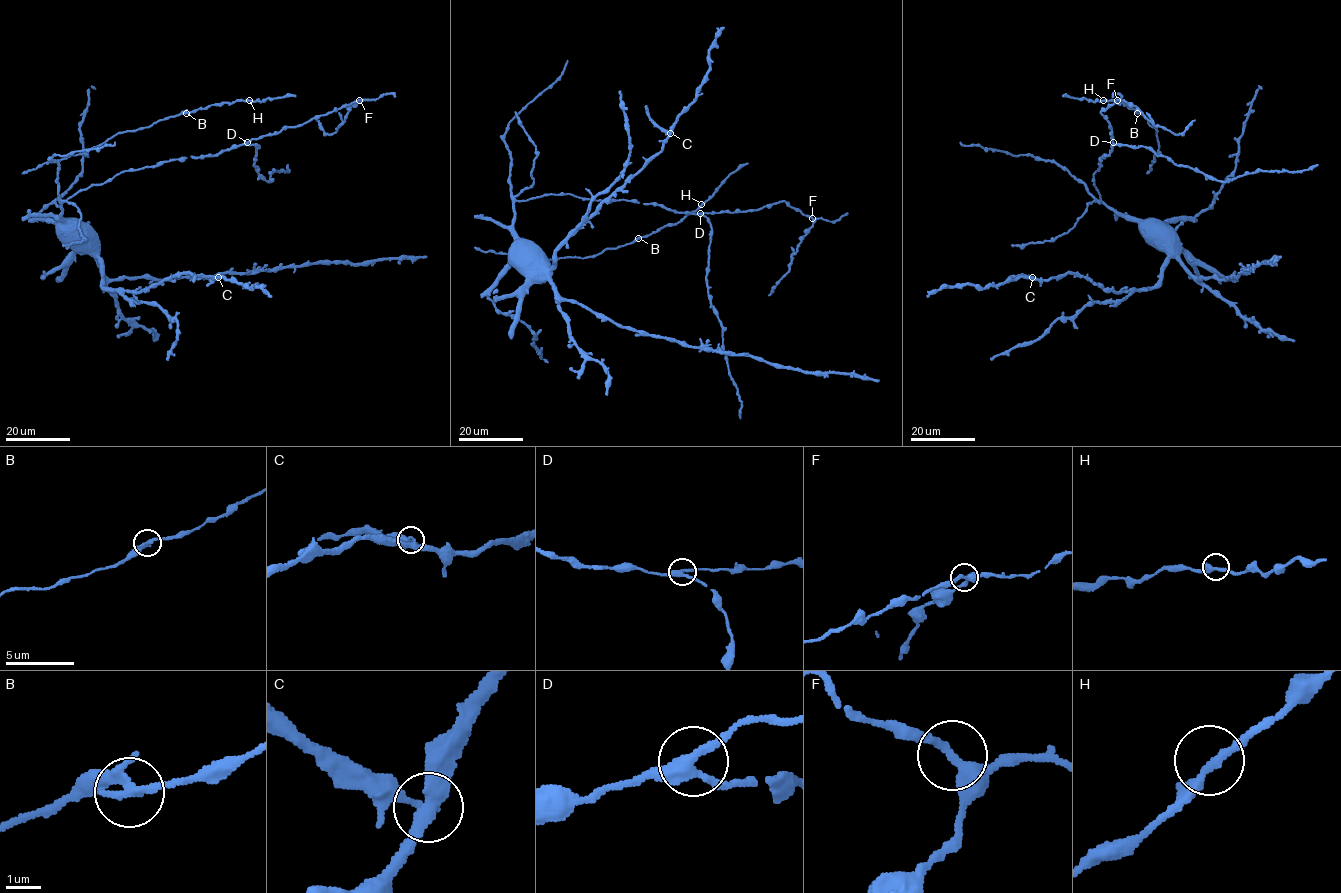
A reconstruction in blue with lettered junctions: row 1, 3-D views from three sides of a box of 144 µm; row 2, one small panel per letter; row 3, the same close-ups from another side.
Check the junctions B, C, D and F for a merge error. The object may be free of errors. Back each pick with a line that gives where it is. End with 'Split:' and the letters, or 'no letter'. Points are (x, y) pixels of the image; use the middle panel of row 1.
Split: no letter

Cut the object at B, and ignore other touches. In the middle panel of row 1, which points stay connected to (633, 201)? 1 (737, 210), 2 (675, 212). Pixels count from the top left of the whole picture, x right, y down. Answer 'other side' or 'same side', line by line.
1: same side
2: same side

